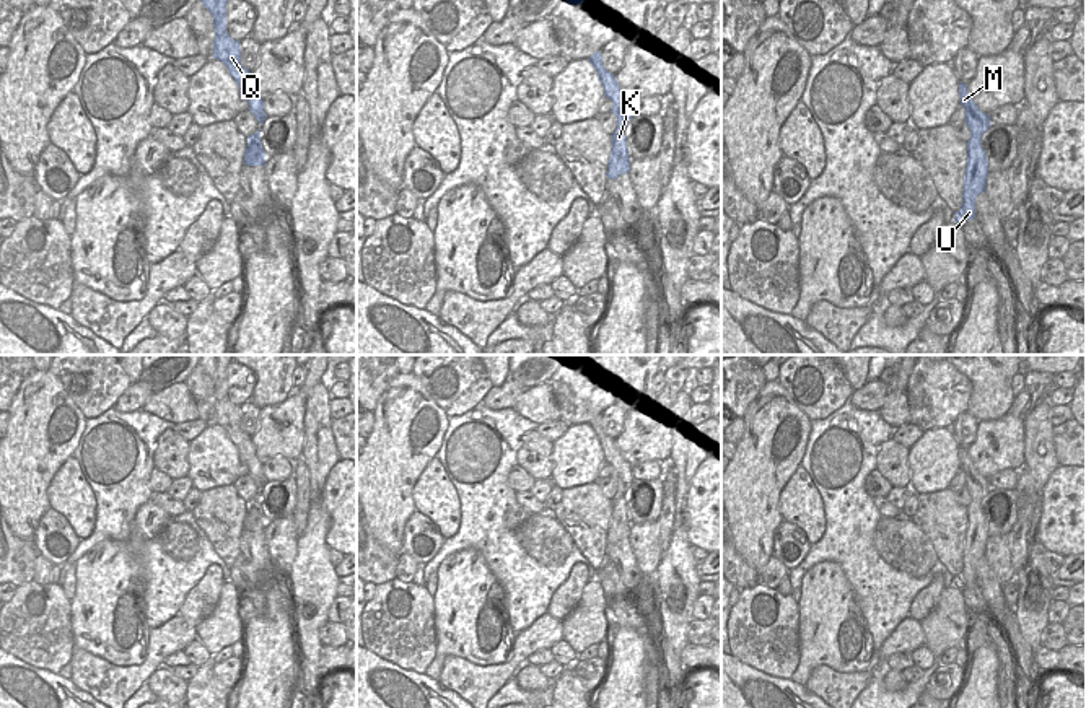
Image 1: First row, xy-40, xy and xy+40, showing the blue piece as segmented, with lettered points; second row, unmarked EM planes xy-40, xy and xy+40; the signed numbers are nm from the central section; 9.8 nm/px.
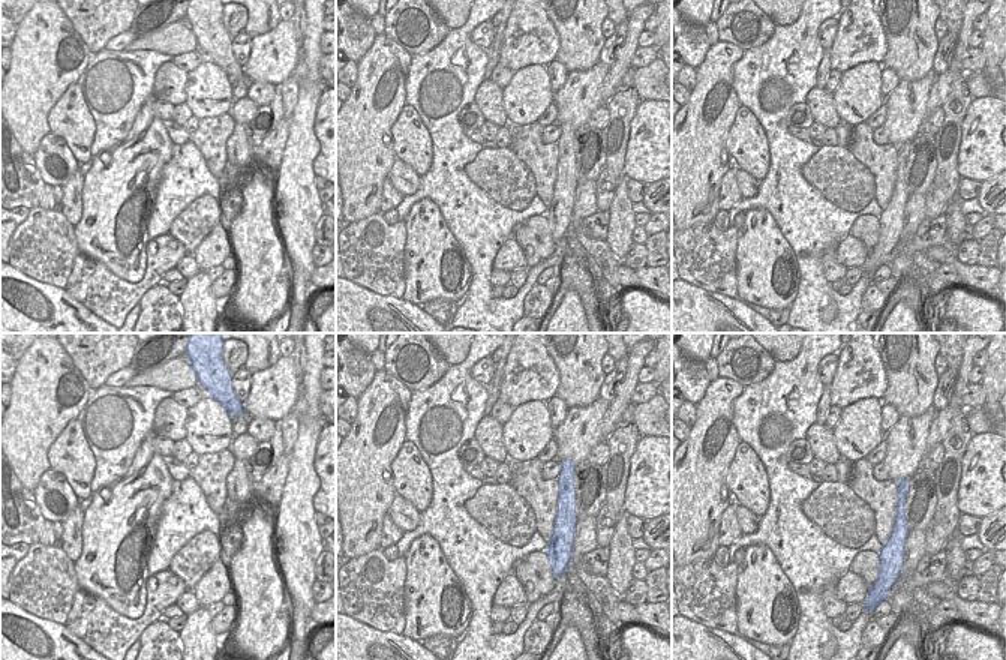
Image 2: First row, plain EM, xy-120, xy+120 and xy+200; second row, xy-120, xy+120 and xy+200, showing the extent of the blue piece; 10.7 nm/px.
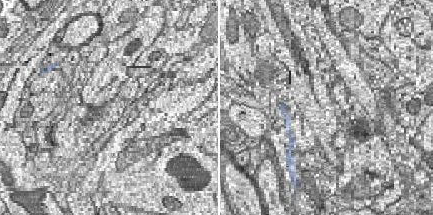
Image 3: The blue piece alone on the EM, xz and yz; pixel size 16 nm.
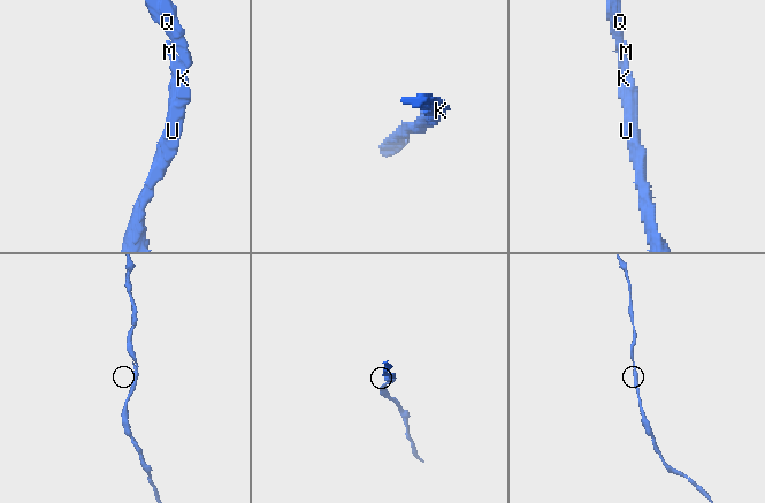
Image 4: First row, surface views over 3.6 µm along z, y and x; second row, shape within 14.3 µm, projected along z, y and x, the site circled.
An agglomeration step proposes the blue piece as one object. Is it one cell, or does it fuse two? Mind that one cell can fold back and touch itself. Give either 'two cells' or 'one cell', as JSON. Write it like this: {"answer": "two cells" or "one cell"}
{"answer": "one cell"}

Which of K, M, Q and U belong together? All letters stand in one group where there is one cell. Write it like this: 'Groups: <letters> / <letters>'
Groups: K M Q U.

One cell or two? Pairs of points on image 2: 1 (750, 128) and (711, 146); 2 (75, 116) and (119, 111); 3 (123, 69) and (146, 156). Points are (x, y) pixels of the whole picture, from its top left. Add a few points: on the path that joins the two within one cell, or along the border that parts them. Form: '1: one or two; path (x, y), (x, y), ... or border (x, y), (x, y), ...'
1: two; border (739, 107), (727, 138), (727, 153), (733, 164)
2: two; border (77, 83), (95, 125), (92, 150)
3: two; border (152, 98), (137, 114), (128, 135), (116, 146)

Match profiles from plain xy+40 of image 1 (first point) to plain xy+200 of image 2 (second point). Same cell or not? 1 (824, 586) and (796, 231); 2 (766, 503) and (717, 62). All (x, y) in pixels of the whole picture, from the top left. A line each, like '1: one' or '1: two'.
1: two
2: one

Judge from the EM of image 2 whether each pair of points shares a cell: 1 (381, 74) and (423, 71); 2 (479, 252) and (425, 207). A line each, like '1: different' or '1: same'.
1: different
2: different

